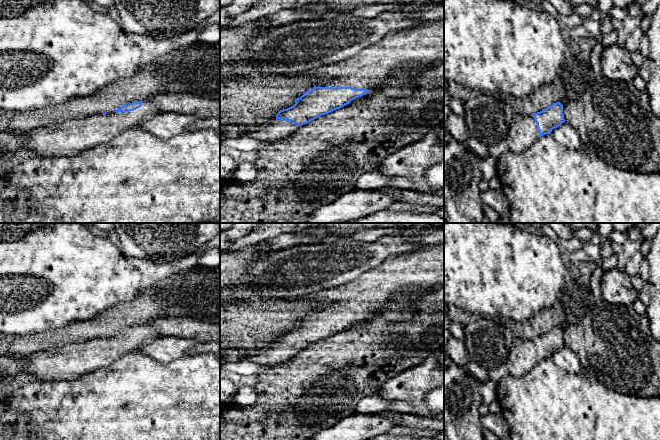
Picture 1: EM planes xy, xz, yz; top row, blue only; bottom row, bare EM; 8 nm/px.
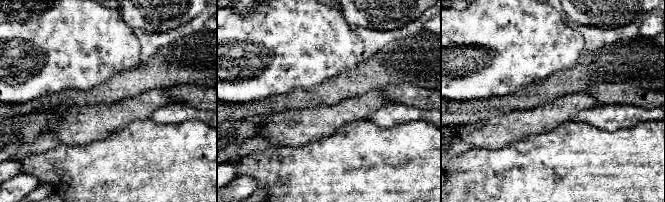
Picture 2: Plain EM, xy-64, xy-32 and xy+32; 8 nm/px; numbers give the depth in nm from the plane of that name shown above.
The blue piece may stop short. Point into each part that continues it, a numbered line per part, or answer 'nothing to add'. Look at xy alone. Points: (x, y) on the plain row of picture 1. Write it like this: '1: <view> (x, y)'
1: xy (73, 360)

